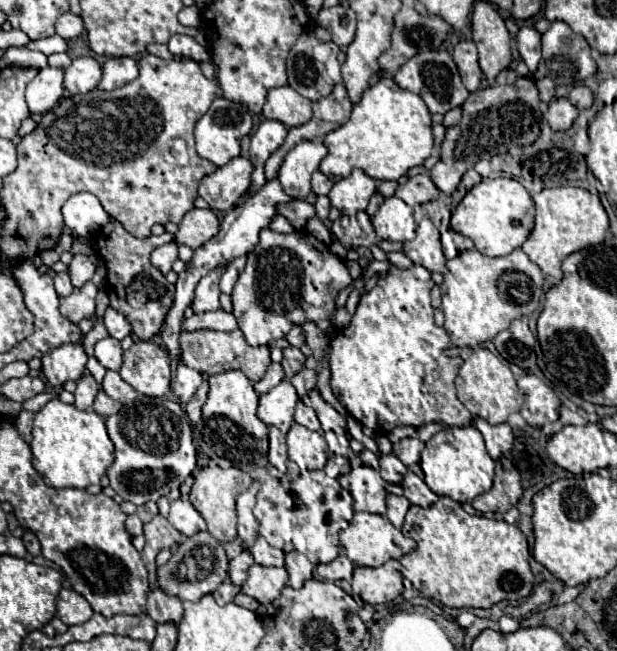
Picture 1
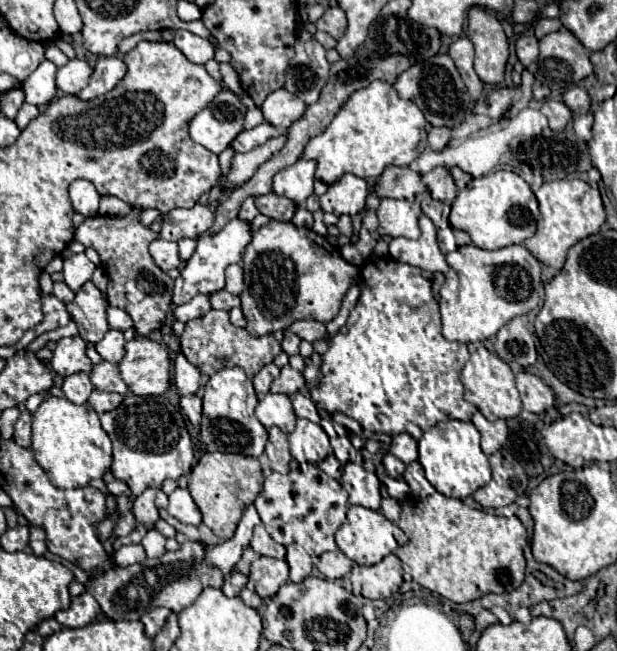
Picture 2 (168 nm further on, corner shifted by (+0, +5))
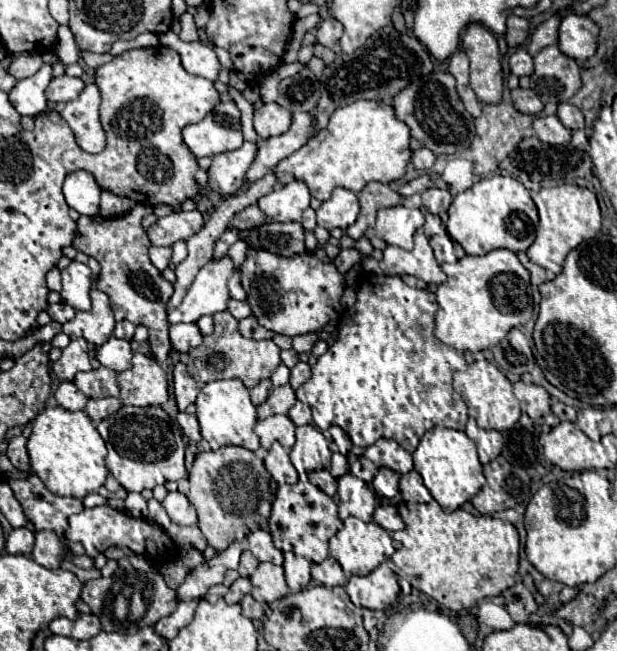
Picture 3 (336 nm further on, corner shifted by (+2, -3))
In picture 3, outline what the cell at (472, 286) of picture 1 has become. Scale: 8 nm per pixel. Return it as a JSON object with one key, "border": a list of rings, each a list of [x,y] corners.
{"border":[[[492,250],[484,256],[464,256],[454,264],[442,264],[448,280],[438,286],[438,310],[434,314],[434,334],[458,352],[480,352],[494,348],[504,336],[532,318],[530,272],[510,250]]]}

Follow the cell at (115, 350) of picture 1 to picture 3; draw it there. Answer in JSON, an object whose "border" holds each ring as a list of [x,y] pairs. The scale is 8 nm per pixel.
{"border":[[[110,338],[108,342],[104,342],[98,352],[96,358],[102,366],[114,370],[114,372],[124,372],[130,368],[130,360],[132,360],[132,348],[128,340],[120,340],[120,338]]]}

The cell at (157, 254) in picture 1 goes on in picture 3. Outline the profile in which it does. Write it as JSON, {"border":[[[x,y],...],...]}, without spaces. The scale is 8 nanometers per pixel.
{"border":[[[152,246],[152,248],[150,248],[150,260],[152,260],[152,264],[154,264],[158,270],[168,268],[170,258],[172,258],[172,248],[170,248],[170,246],[166,246],[166,248]]]}

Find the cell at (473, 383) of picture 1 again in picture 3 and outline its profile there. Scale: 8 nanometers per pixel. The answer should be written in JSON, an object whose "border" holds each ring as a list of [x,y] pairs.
{"border":[[[480,360],[470,364],[466,370],[454,374],[454,390],[460,394],[464,404],[468,406],[468,416],[474,416],[480,428],[494,428],[494,430],[508,430],[512,428],[522,414],[520,402],[512,392],[512,384],[508,378],[488,360]]]}

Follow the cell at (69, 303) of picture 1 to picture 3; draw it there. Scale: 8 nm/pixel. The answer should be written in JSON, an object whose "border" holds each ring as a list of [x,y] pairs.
{"border":[[[92,290],[92,308],[86,312],[76,312],[72,320],[62,326],[62,332],[70,338],[86,338],[88,344],[102,346],[114,332],[114,316],[110,300],[104,292]]]}

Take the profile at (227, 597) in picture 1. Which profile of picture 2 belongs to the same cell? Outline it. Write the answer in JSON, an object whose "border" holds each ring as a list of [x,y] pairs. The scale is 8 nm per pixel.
{"border":[[[234,570],[232,574],[226,576],[224,586],[222,586],[222,592],[224,592],[226,596],[238,596],[240,590],[246,586],[246,582],[248,582],[248,578],[246,578],[244,574],[240,574],[240,572]]]}

